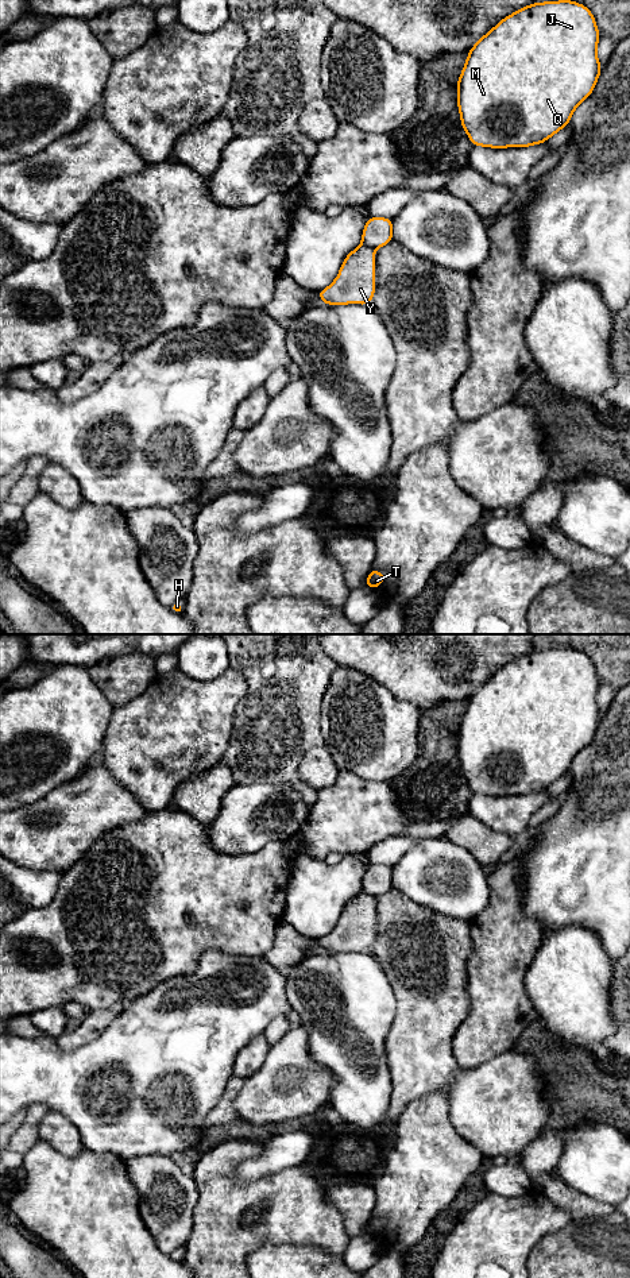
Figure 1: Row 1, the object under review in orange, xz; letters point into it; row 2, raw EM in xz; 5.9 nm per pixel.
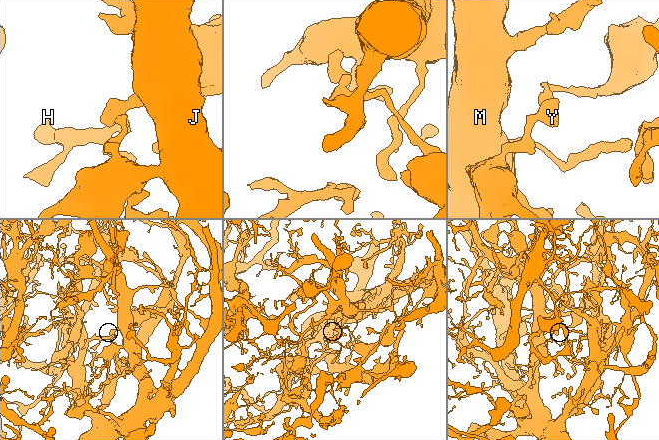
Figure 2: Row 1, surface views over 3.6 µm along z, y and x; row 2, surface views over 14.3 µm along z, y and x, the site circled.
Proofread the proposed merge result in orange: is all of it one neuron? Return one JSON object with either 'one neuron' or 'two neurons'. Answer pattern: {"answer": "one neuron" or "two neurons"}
{"answer": "two neurons"}

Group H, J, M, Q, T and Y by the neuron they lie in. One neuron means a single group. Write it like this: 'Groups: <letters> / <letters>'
Groups: H J M Q T / Y

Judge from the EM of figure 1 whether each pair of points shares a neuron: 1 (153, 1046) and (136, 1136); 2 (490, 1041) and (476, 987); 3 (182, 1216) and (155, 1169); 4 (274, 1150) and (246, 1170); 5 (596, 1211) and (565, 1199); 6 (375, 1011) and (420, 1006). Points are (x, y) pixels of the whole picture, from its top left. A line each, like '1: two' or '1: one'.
1: one
2: one
3: one
4: one
5: one
6: two

